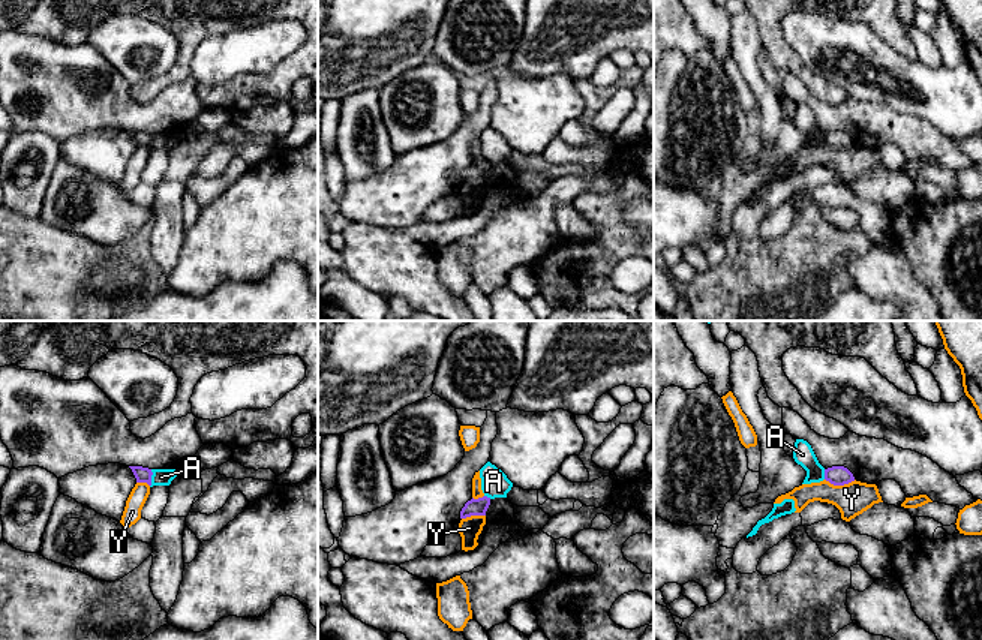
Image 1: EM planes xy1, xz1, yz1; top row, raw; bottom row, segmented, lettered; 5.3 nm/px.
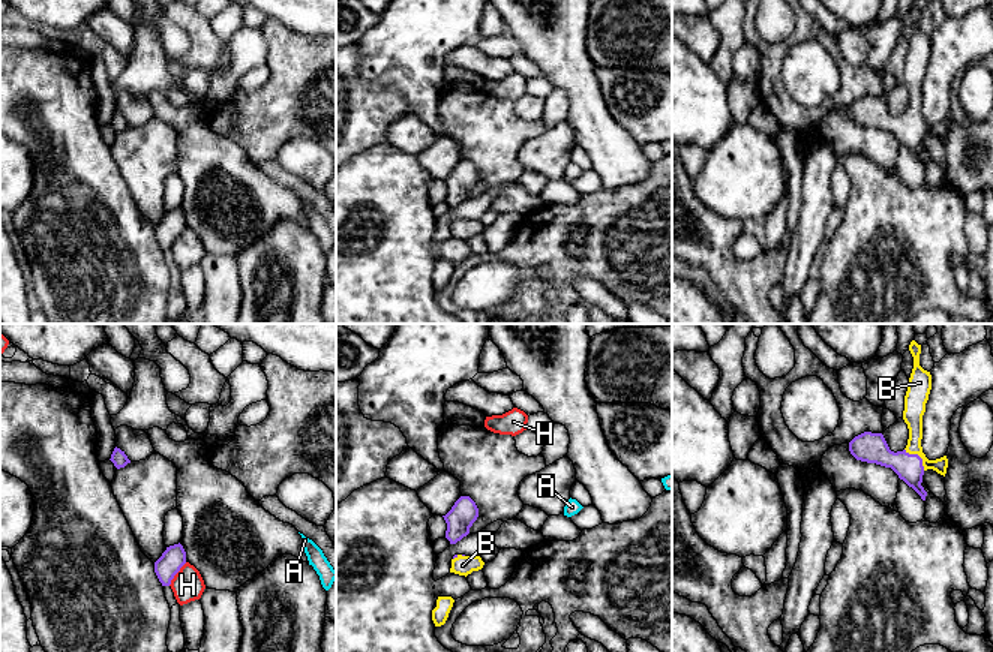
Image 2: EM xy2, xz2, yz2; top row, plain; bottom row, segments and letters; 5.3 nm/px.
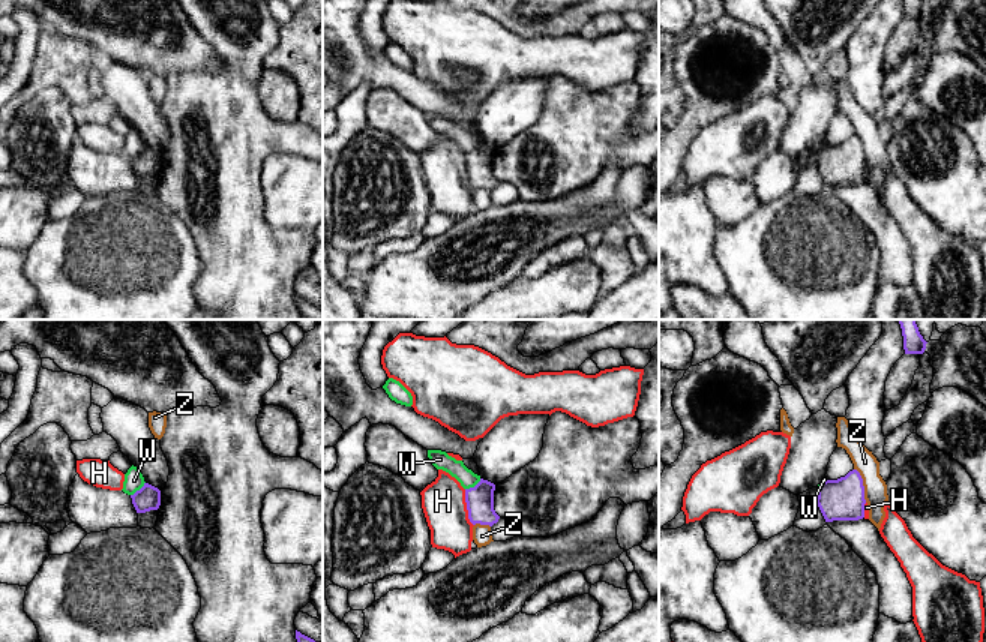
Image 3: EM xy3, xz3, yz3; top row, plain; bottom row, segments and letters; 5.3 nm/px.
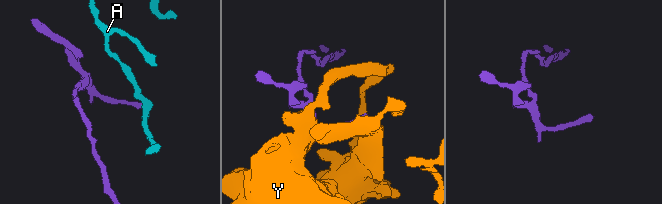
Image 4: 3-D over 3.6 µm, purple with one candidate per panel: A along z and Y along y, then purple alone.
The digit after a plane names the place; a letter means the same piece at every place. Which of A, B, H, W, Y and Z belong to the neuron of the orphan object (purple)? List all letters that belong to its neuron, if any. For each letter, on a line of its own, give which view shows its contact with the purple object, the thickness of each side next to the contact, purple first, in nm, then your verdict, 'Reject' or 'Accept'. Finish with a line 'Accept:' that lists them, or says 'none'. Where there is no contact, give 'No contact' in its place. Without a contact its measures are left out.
A: Touches purple in xy1. Thickness 80 nm (purple) against 100 nm. Reject
B: Touches purple in yz2. Thickness 160 nm (purple) against 110 nm. Accept
H: Touches purple in xz3. Thickness 150 nm (purple) against 240 nm. Reject
W: Touches purple in xz3. Thickness 150 nm (purple) against 100 nm. Reject
Y: Touches purple in yz1. Thickness 110 nm (purple) against 180 nm. Reject
Z: Touches purple in yz3. Thickness 220 nm (purple) against 130 nm. Reject
Accept: B

